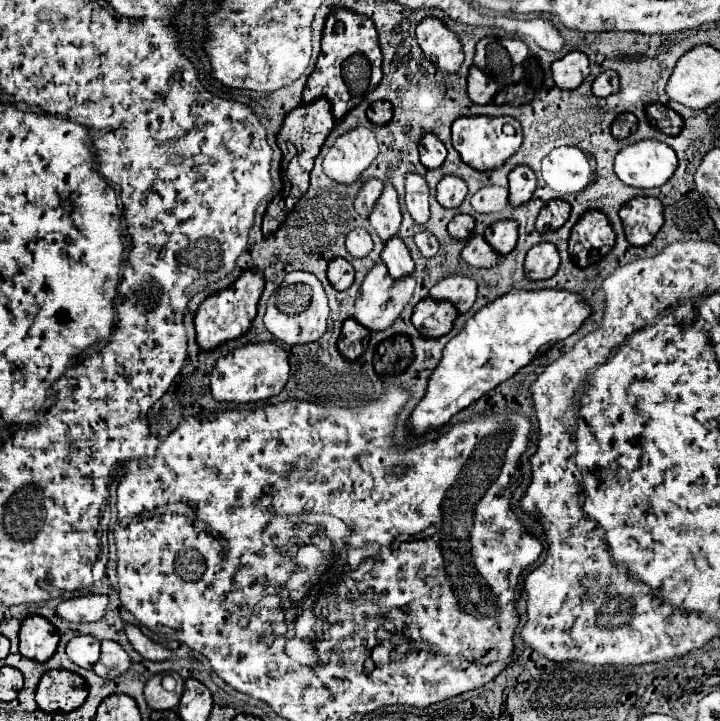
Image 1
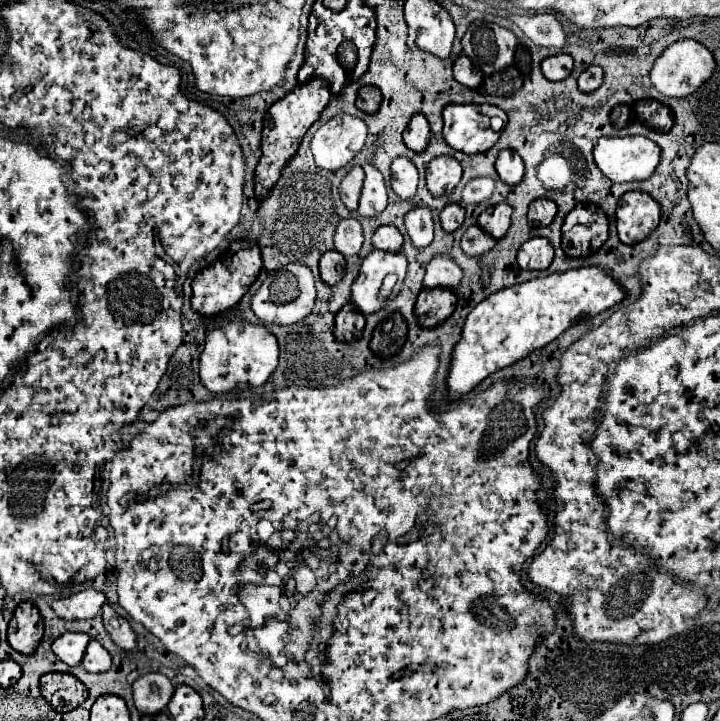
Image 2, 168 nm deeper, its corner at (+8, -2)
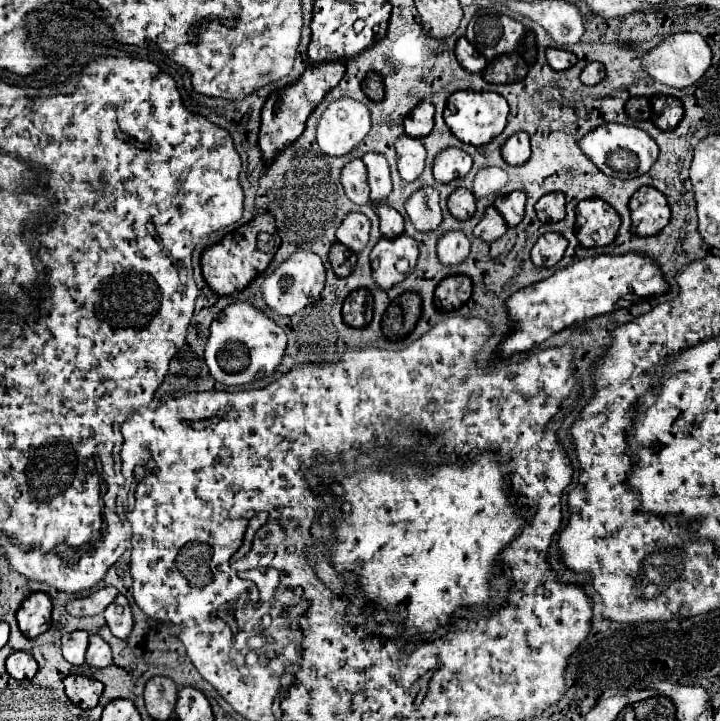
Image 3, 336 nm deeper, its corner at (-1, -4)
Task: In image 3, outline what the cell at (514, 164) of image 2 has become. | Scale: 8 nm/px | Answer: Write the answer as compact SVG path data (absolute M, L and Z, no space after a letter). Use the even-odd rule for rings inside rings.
M517 132L513 136L509 136L505 140L505 144L501 146L501 154L503 160L511 166L519 166L525 164L531 156L531 146L529 146L529 134L527 132Z

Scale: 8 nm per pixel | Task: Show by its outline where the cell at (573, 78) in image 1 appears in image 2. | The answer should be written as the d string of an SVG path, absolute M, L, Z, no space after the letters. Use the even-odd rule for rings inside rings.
M558 54L542 60L542 74L552 82L566 80L572 68L574 68L574 60L568 54Z

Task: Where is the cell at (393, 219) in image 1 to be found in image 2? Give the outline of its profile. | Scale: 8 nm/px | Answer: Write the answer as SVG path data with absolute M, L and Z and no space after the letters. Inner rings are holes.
M366 164L364 172L366 172L366 178L364 178L358 214L364 216L364 218L372 218L372 216L378 216L386 210L386 204L388 204L386 186L384 186L382 174L374 166Z

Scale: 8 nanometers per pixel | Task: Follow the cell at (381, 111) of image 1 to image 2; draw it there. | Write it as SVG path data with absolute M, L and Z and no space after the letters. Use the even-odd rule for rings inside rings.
M366 86L358 92L358 100L356 100L356 106L362 110L362 112L370 112L370 114L376 114L378 106L382 104L382 94L378 88L374 86Z

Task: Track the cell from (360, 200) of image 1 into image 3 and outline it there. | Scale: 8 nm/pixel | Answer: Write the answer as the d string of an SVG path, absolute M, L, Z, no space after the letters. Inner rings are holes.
M351 160L349 164L345 164L339 180L341 180L349 200L353 200L355 204L367 204L369 202L369 186L367 186L363 160Z

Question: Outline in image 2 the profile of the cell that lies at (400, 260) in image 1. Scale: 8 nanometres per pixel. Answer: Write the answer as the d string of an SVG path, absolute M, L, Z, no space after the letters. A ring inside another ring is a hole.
M380 226L372 236L372 246L376 250L386 250L396 254L402 250L402 234L396 230L396 226Z

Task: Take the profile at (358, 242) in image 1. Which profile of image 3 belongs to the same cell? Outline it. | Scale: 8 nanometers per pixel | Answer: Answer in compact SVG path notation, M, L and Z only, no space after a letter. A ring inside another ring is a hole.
M349 212L337 228L337 240L359 254L369 242L369 228L371 224L363 214Z

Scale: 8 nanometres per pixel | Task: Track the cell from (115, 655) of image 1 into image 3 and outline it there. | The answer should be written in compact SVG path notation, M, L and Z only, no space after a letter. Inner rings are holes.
M91 634L85 660L93 668L105 668L111 662L111 648L109 648L109 644L101 636Z

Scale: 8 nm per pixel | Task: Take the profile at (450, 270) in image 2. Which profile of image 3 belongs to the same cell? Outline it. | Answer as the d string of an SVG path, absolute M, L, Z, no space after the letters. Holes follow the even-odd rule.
M461 230L445 232L437 242L437 256L445 266L453 266L463 262L469 256L471 242Z

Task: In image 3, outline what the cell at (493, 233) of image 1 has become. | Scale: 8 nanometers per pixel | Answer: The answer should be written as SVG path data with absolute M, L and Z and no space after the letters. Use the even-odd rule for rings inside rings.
M511 192L495 198L495 208L505 218L507 226L517 226L525 216L525 192Z

